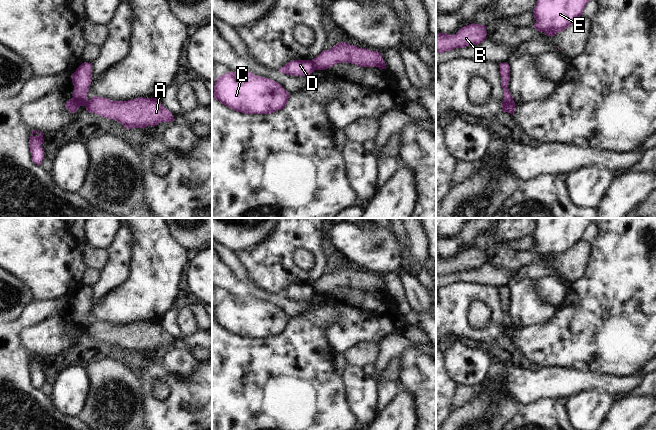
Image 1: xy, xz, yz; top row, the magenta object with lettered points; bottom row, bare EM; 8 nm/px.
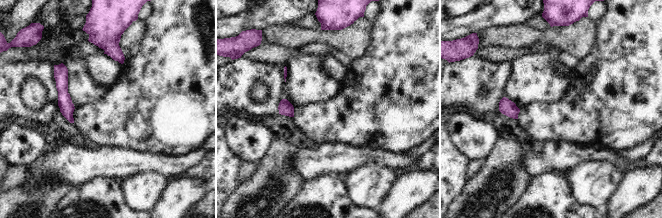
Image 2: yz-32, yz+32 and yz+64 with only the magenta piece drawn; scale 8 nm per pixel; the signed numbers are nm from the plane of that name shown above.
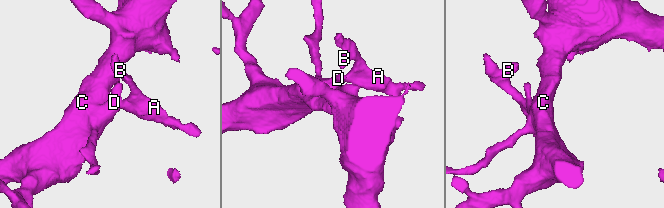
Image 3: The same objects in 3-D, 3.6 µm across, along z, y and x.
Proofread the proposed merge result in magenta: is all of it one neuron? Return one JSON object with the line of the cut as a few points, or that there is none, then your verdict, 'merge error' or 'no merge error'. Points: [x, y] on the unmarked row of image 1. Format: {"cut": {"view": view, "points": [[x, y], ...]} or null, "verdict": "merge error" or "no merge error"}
{"cut": {"view": "yz", "points": [[503, 325], [511, 337]]}, "verdict": "merge error"}

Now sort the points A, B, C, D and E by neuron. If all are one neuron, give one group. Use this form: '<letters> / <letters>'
A B / C D E

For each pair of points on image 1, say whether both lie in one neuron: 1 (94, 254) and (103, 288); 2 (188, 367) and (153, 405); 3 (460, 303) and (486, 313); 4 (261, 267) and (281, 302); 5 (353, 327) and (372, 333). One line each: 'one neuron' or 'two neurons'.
1: two neurons
2: two neurons
3: two neurons
4: two neurons
5: one neuron

